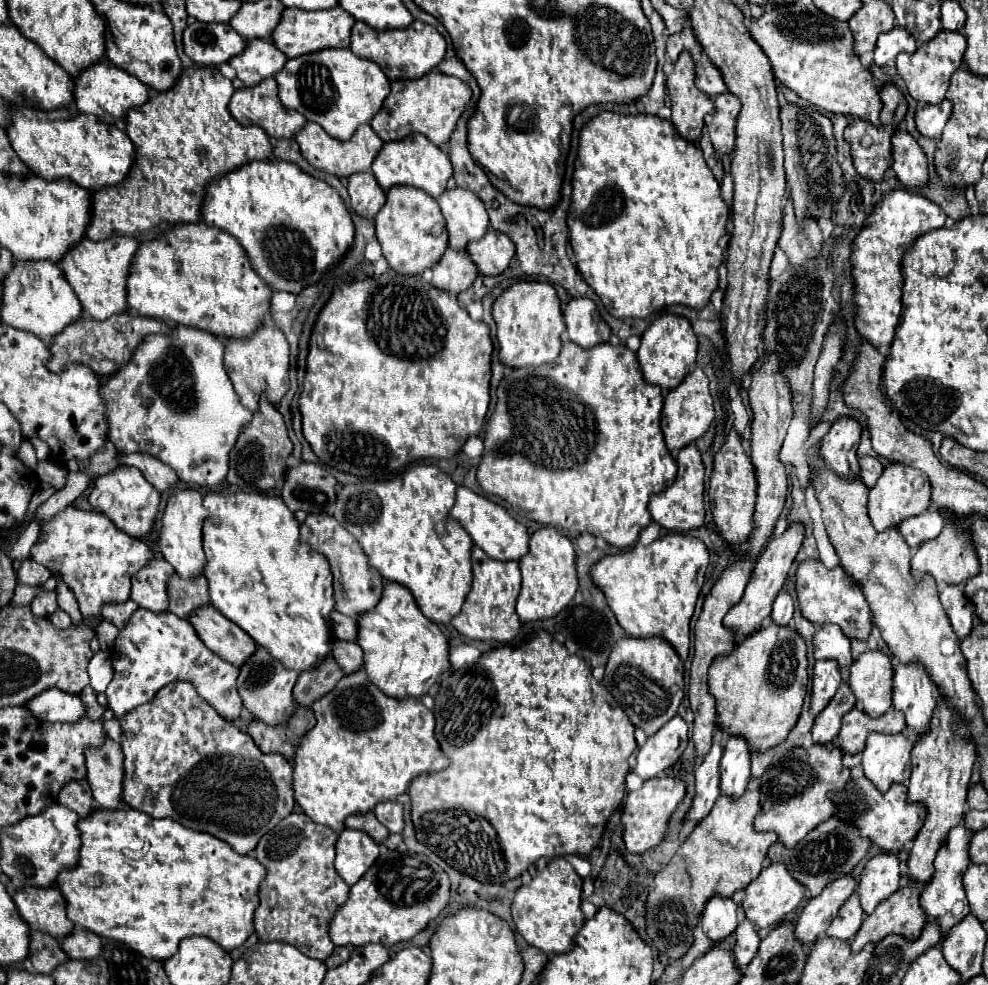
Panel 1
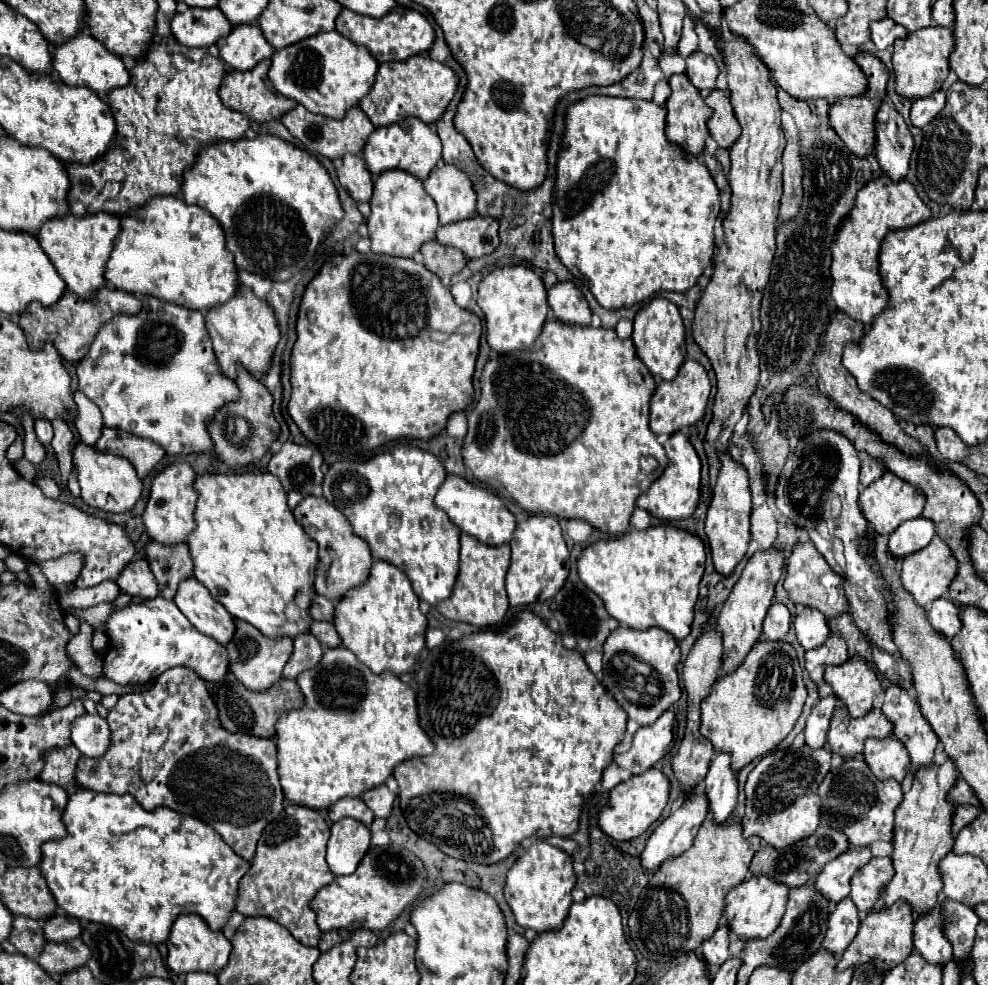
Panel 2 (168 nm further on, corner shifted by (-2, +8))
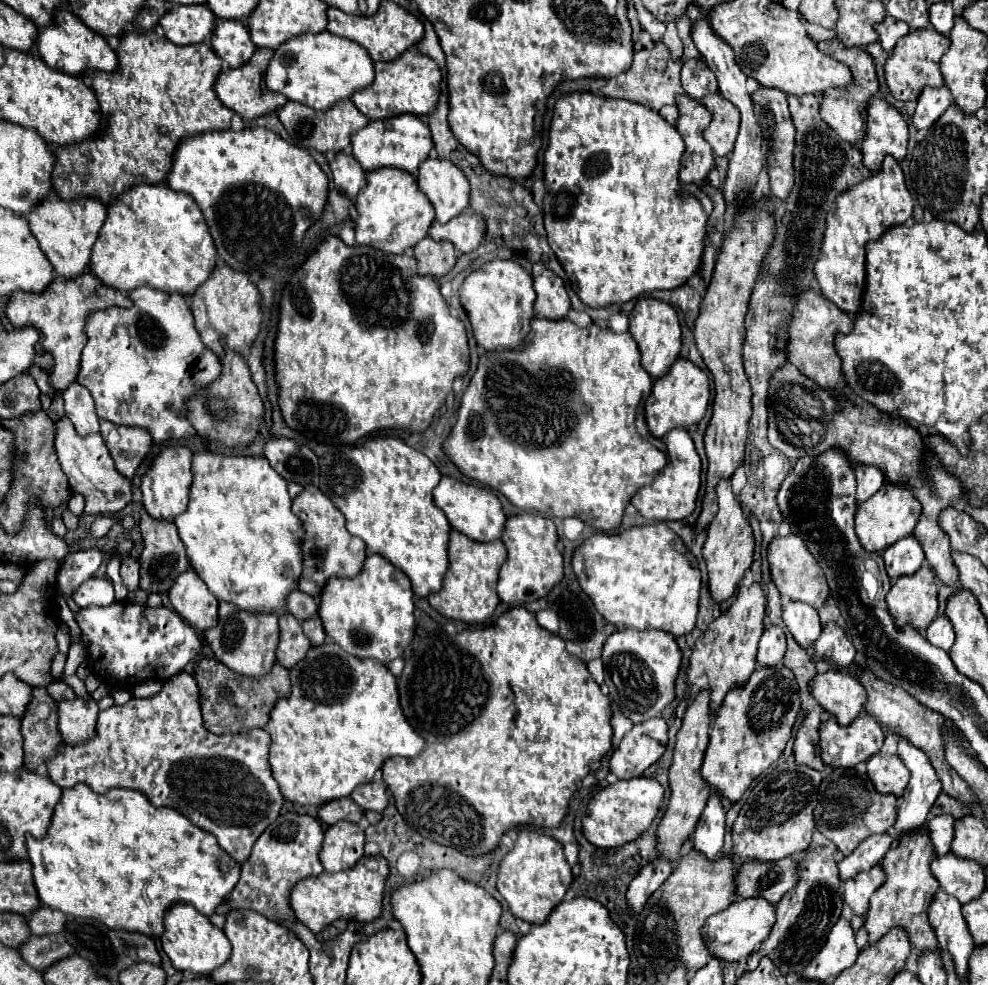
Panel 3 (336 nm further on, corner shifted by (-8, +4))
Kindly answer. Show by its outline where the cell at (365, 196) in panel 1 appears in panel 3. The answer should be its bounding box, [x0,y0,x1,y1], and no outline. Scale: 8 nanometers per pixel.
[330,151,366,199]

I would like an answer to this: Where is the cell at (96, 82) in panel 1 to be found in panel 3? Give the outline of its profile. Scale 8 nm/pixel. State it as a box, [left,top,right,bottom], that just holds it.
[36,7,118,75]

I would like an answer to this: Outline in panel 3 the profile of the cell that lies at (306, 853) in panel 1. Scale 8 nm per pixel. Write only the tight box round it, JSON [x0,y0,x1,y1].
[218,813,324,919]

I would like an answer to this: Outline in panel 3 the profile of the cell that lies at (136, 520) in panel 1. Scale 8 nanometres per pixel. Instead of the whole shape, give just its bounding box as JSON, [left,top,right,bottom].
[54,415,132,515]

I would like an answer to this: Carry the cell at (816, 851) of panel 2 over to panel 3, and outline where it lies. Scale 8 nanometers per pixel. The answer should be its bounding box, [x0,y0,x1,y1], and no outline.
[736,855,800,905]

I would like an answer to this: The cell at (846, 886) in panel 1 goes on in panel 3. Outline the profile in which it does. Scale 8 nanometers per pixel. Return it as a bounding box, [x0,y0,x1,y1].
[838,833,892,881]

